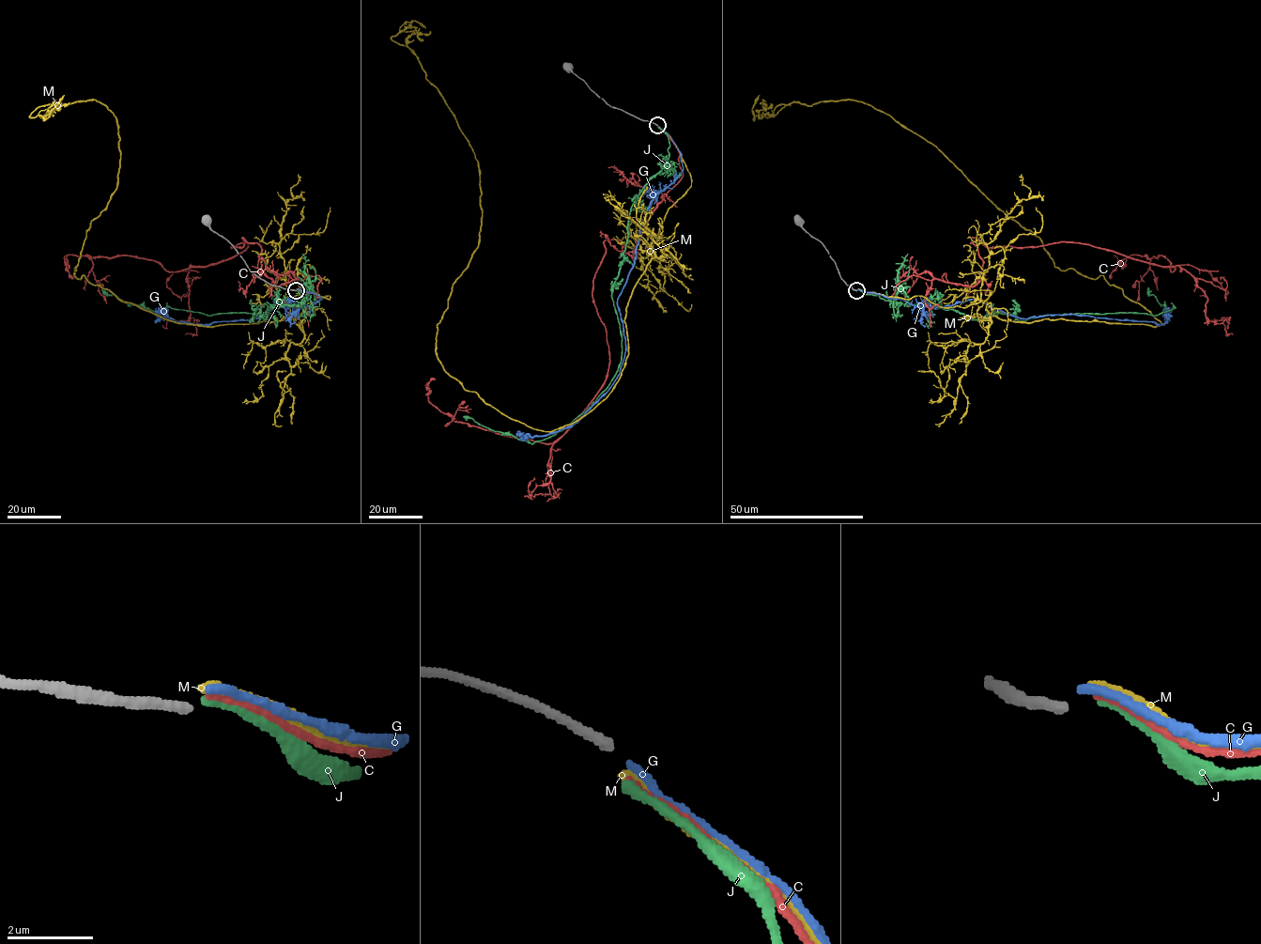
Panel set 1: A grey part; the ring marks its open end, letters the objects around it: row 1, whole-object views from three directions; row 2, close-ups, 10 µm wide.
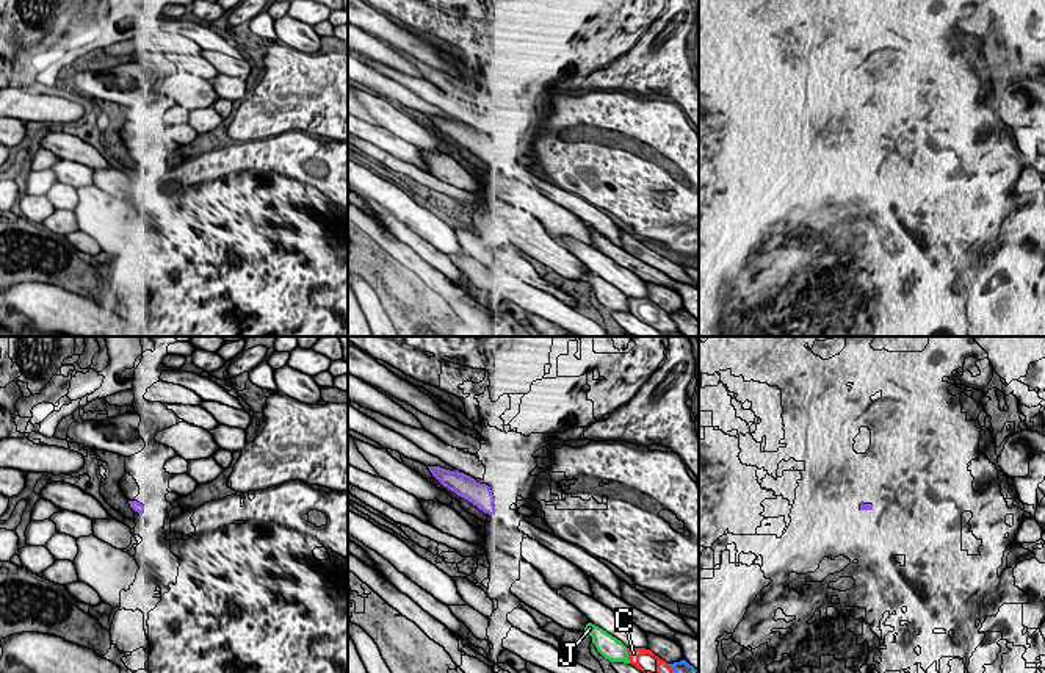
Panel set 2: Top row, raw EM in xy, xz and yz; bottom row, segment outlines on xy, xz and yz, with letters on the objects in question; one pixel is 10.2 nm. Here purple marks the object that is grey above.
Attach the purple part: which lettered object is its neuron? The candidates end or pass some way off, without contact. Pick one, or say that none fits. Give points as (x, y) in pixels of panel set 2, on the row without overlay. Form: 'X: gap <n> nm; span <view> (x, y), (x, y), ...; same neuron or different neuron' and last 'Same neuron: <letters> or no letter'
C: gap 1950 nm; span xz (494, 163), (627, 298); different neuron
G: gap 2350 nm; span xz (494, 163), (669, 313); different neuron
J: gap 1500 nm; span xz (494, 163), (588, 273); same neuron
M: gap 2450 nm; span xz (494, 163), (663, 334); different neuron
Same neuron: J

